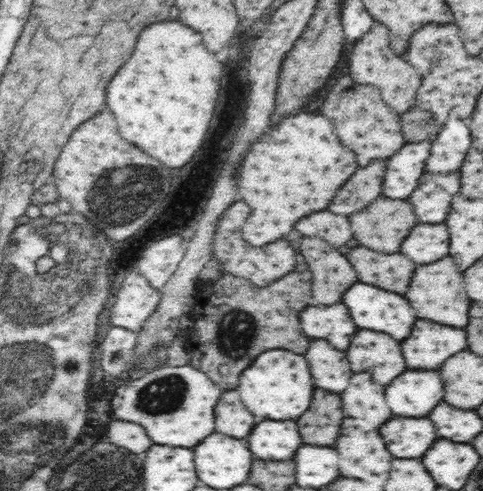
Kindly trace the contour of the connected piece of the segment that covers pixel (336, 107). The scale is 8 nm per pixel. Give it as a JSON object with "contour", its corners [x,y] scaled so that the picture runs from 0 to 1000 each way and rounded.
{"contour":[[[712,155],[692,167],[679,196],[671,200],[667,232],[687,240],[708,293],[737,310],[745,338],[762,338],[766,326],[807,322],[836,297],[828,236],[820,228],[807,228],[807,216],[795,212],[787,181],[770,173],[737,171],[725,155]]]}

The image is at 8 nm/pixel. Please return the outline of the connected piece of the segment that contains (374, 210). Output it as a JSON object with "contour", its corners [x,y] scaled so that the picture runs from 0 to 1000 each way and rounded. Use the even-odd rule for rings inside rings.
{"contour":[[[783,403],[749,432],[725,440],[733,481],[778,513],[828,513],[832,489],[865,456],[849,411]]]}

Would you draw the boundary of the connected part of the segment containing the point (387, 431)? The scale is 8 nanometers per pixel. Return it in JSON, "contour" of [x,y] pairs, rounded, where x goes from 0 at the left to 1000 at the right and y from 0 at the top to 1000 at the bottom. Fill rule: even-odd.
{"contour":[[[812,851],[787,868],[787,884],[820,933],[870,933],[907,896],[886,851]]]}

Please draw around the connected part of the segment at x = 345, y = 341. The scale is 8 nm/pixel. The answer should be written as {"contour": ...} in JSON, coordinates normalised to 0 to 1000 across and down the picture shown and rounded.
{"contour":[[[712,619],[638,623],[625,635],[621,660],[634,684],[679,692],[696,713],[716,713],[741,672]]]}

